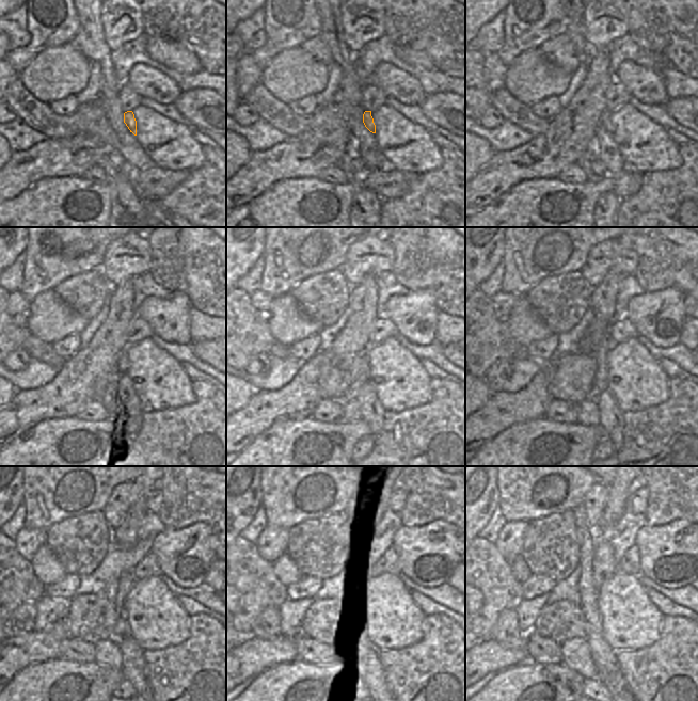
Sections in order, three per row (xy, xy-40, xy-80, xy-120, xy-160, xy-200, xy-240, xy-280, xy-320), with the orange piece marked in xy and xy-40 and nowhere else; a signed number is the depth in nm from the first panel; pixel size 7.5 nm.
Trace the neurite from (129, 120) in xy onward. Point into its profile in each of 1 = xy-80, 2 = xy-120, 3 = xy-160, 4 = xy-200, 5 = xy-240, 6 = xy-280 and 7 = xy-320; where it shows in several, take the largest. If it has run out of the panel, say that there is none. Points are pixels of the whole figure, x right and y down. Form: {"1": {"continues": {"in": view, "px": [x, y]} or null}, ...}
{"1": {"continues": {"in": "xy-80", "px": [605, 122]}}, "2": {"continues": {"in": "xy-120", "px": [123, 360]}}, "3": {"continues": {"in": "xy-160", "px": [334, 379]}}, "4": {"continues": {"in": "xy-200", "px": [572, 376]}}, "5": {"continues": {"in": "xy-240", "px": [92, 617]}}, "6": {"continues": {"in": "xy-280", "px": [327, 620]}}, "7": {"continues": {"in": "xy-320", "px": [559, 621]}}}

